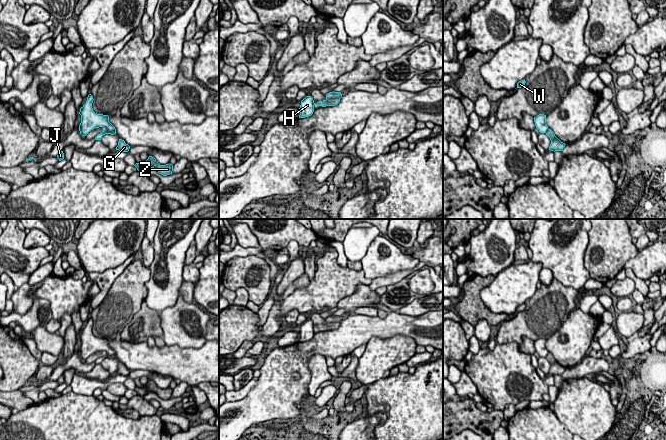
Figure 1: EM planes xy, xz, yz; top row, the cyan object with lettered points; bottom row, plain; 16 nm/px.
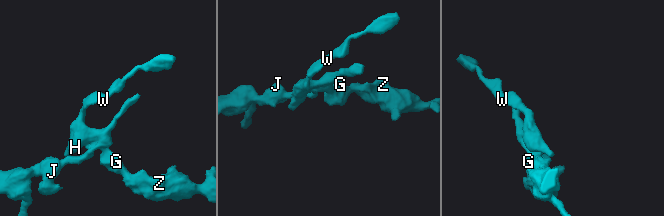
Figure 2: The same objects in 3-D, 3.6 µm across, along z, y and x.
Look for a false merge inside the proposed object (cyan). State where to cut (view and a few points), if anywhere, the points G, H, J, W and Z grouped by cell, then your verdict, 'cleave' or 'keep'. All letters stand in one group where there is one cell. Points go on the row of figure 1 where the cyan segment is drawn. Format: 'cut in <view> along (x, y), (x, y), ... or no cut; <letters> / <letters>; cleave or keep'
cut in xz along (339, 97), (326, 99); G Z / H J W; cleave

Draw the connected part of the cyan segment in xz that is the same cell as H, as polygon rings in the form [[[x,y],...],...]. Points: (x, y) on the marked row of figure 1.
[[[306,96],[300,105],[300,115],[299,118],[309,117],[314,112],[314,100],[311,96]]]

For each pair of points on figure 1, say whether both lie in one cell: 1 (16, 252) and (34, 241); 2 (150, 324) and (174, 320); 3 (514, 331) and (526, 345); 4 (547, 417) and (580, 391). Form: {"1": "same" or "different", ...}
{"1": "different", "2": "different", "3": "different", "4": "different"}

